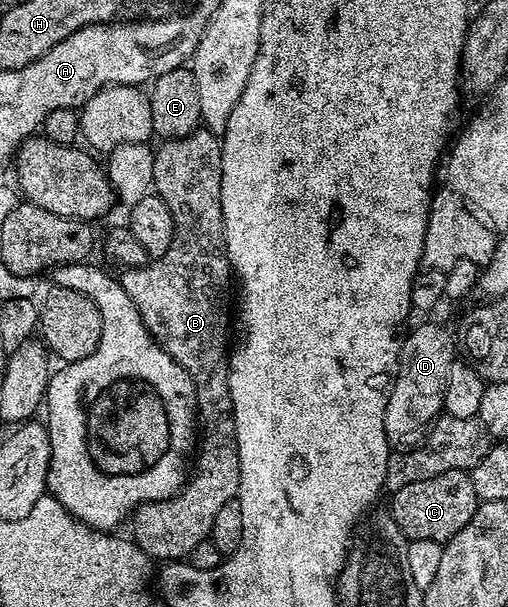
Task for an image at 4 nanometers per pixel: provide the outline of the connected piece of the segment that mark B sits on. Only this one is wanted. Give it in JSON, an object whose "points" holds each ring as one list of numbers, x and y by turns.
{"points":[[199,126,195,132,188,134,184,138,176,138,175,140,162,140,157,145,154,153,154,186,153,191,160,198,164,198,164,202,168,202,168,210,172,210,172,222,174,223,174,233,172,234,172,246,168,246,168,250,164,250,162,256,153,257,142,267,127,267,122,273,121,291,128,294,128,298,132,298,132,302,136,306,136,310,140,310,142,321,146,323,155,340,166,349,166,353,173,358,177,364,187,372,194,383,194,392,198,395,198,415,200,417,200,447,196,452,196,459,192,464,192,471,189,473,188,479,182,485,182,489,175,496,169,496,166,500,154,500,150,504,141,504,139,508,135,508,132,513,132,524,134,520,133,539,140,547,150,555,151,560,155,562,182,562,190,557,192,550,196,550,196,546,200,546,200,542,204,542,212,530,212,521,216,519,216,513,224,507,224,502,235,499,238,495,238,487,240,486,240,454,238,453,238,439,236,438,236,422,234,421,234,407,232,406,232,394,230,393,230,358,228,355,228,344,226,348,226,335,230,332,230,284,232,288,232,269,230,259,226,253,226,231,224,230,224,222,222,221,222,203,220,202,220,186,222,185,222,141,215,133,211,132,205,126]]}

